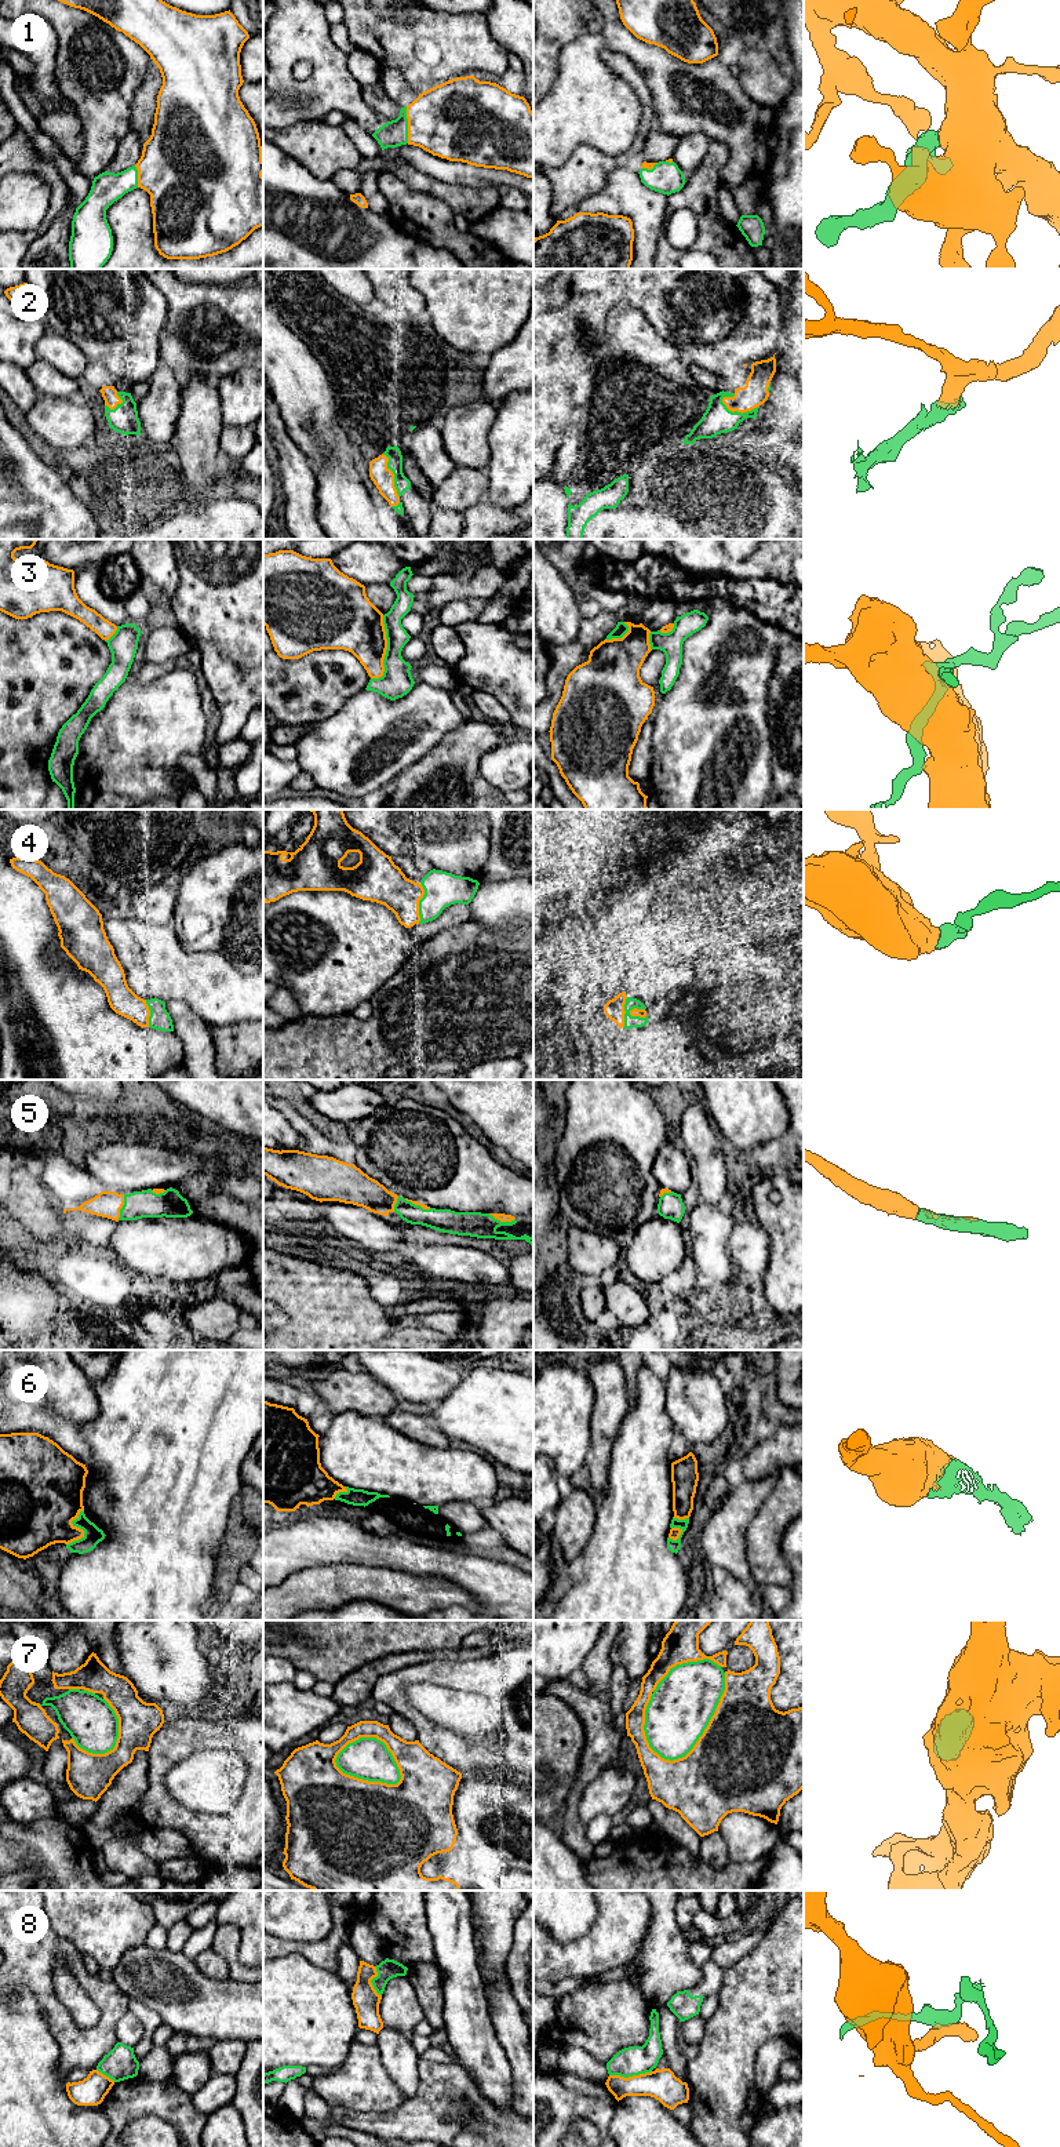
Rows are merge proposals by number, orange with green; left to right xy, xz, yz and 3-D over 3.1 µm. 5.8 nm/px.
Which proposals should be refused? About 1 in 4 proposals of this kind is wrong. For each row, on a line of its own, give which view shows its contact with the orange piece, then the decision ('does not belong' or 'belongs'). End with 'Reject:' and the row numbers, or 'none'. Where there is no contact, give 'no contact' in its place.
1: meets orange in xz; belongs
2: meets orange in yz; belongs
3: meets orange in xz; does not belong
4: meets orange in xz; belongs
5: meets orange in xz; belongs
6: meets orange in xy; belongs
7: meets orange in yz; does not belong
8: meets orange in yz; does not belong
Reject: 3, 7, 8

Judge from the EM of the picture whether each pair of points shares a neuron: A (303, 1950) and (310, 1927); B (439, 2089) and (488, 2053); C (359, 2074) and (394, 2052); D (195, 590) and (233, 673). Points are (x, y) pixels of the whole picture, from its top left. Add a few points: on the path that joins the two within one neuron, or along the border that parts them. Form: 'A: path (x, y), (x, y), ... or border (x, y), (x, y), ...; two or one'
A: border (332, 1922), (316, 1940), (277, 1936); two
B: border (456, 2063), (467, 2073), (483, 2096); two
C: border (376, 2044), (381, 2052), (381, 2063), (399, 2088); two
D: path (215, 611), (232, 628), (232, 652); one

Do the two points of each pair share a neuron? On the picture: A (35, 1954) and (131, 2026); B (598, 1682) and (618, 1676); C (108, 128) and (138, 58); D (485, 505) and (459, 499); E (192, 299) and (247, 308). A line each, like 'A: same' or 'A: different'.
A: different
B: different
C: same
D: different
E: same

